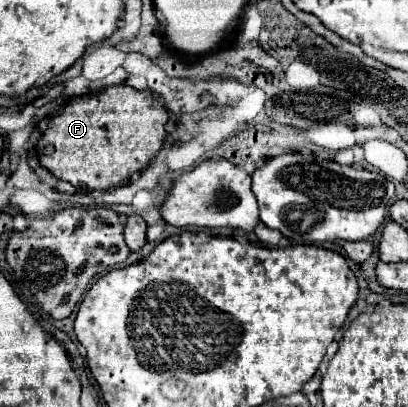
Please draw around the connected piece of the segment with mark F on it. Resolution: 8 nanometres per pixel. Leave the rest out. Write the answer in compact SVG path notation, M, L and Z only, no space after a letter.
M129 85L107 87L97 93L87 93L83 97L71 99L55 119L51 119L43 139L37 143L41 165L51 171L57 179L63 179L85 191L107 191L117 185L127 185L133 173L141 173L153 157L163 149L167 139L165 123L169 113L165 107L151 95L151 91L137 91Z

